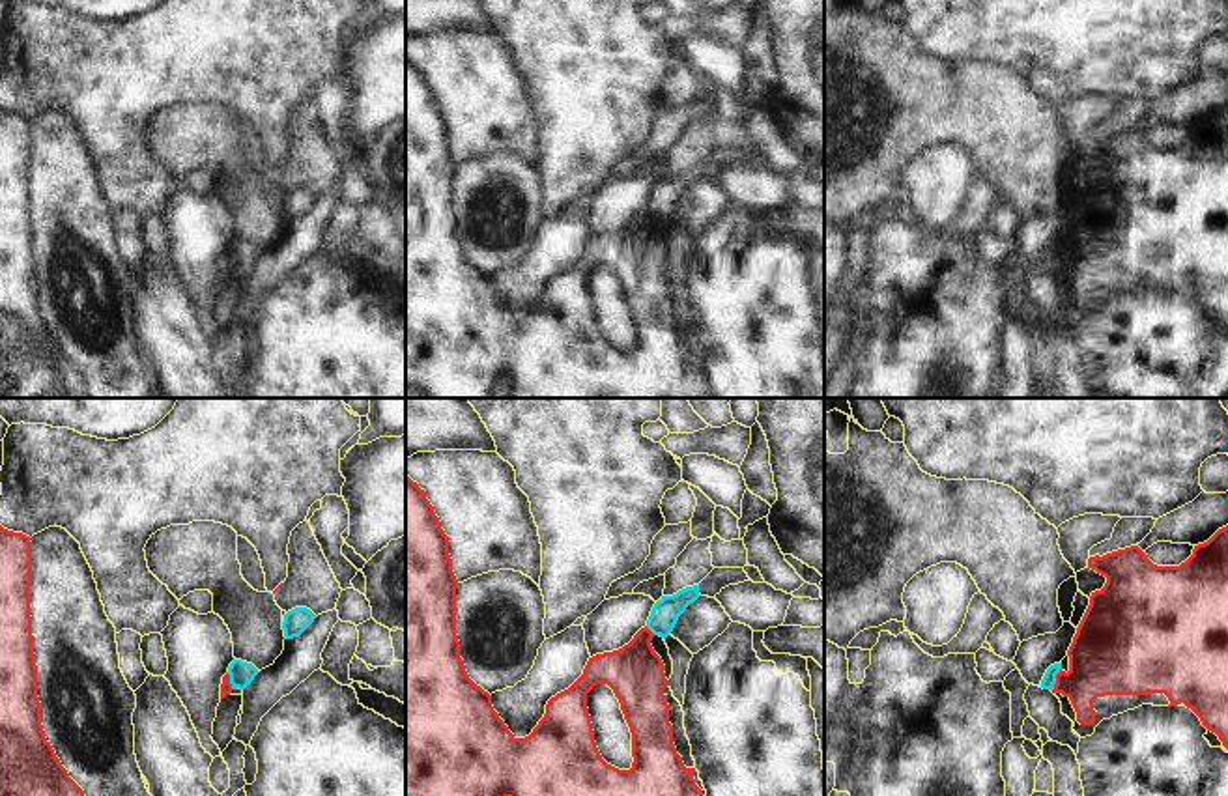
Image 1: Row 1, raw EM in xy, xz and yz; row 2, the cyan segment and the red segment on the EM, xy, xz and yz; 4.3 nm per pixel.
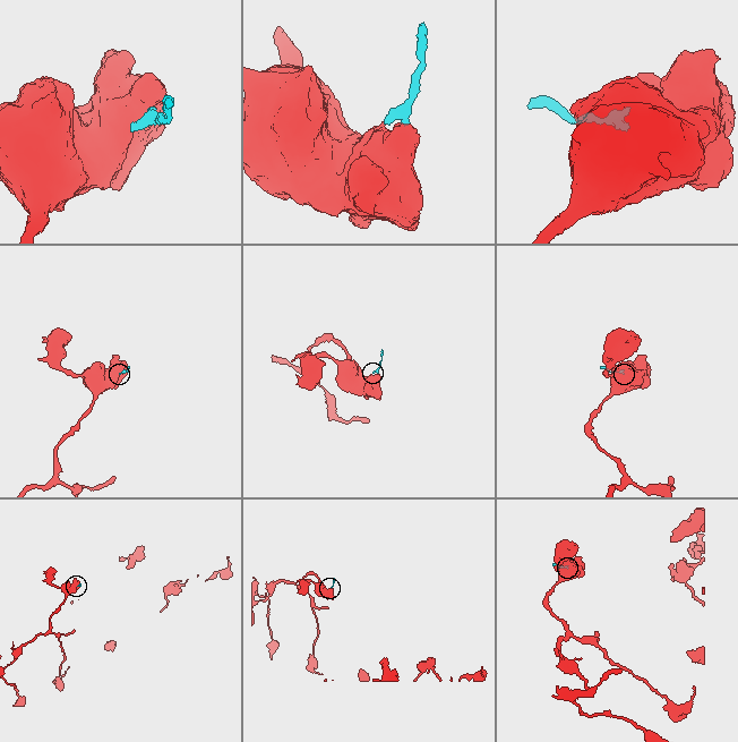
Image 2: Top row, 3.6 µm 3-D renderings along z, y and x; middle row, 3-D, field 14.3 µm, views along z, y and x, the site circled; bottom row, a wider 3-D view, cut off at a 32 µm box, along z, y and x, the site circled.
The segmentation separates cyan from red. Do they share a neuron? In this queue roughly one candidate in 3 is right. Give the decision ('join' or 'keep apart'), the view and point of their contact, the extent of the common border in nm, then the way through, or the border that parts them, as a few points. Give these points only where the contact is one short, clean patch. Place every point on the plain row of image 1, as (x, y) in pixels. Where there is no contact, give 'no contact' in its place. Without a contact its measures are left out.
keep apart; meets cyan in yz at (1055, 260); contact 110 nm long; border along yz (1060, 249), (1051, 271)

